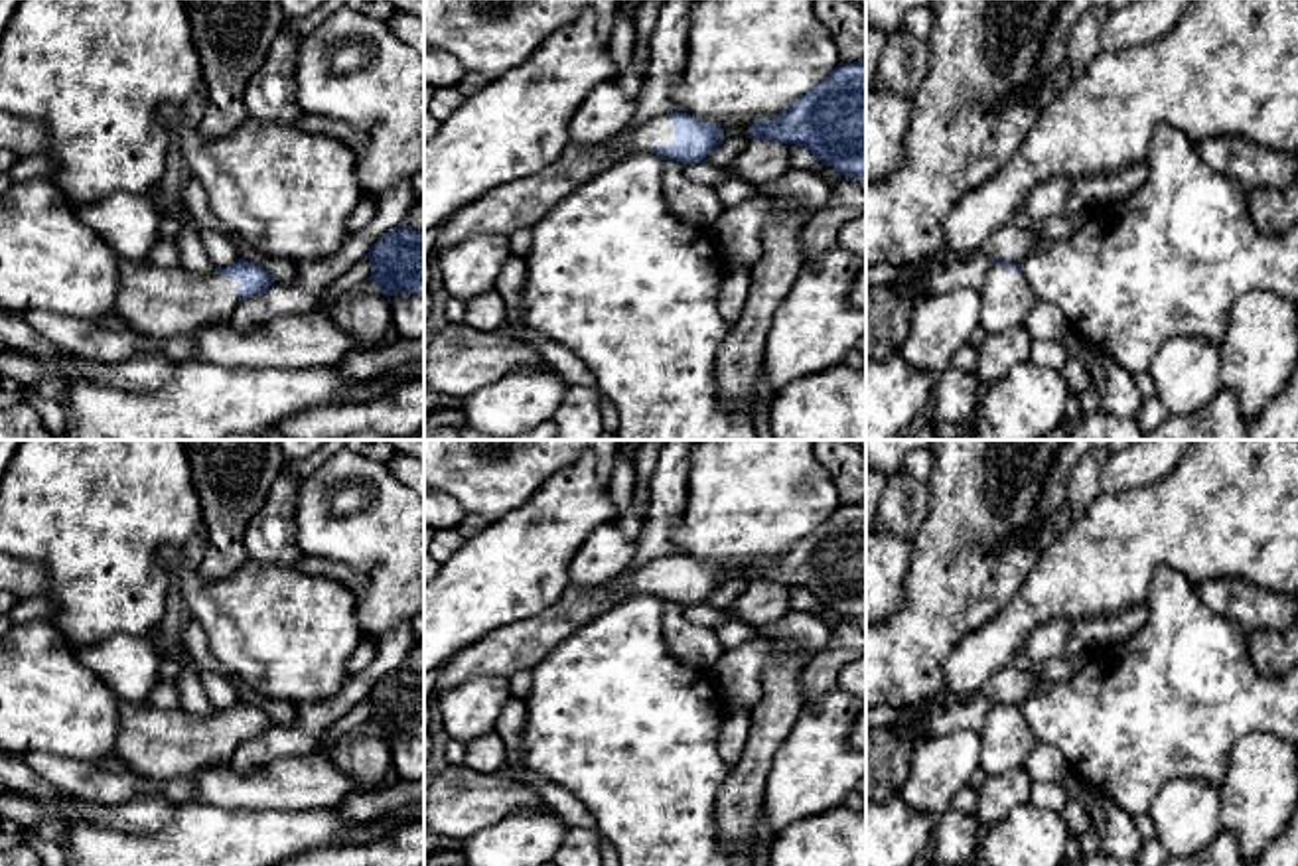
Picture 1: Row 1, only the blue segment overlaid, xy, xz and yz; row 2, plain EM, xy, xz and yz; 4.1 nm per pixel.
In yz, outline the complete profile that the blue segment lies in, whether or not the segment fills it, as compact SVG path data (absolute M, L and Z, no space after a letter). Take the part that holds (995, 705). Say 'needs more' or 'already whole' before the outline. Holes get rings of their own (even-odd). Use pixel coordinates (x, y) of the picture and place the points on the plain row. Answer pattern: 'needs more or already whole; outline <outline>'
needs more; outline M992 702L982 728L980 769L986 775L1002 775L1024 767L1036 738L1022 716L1020 706Z

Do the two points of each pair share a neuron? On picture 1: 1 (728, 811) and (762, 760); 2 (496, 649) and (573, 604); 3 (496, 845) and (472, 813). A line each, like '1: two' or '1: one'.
1: one
2: one
3: two

